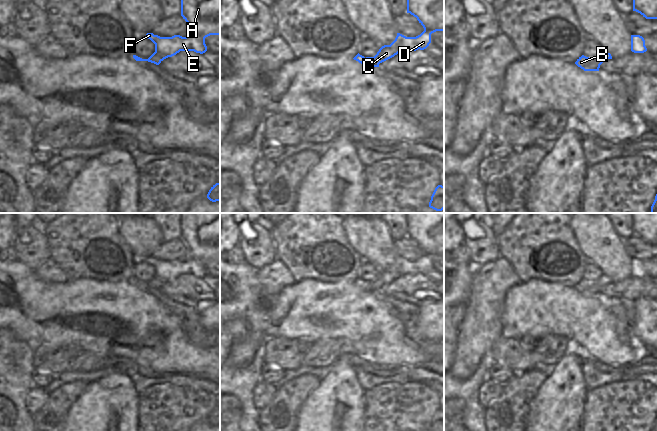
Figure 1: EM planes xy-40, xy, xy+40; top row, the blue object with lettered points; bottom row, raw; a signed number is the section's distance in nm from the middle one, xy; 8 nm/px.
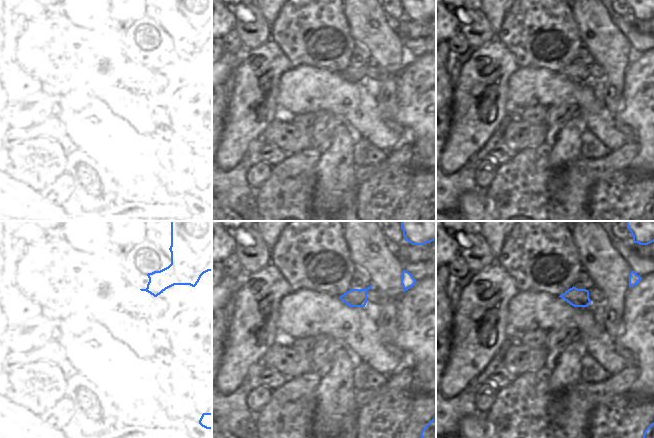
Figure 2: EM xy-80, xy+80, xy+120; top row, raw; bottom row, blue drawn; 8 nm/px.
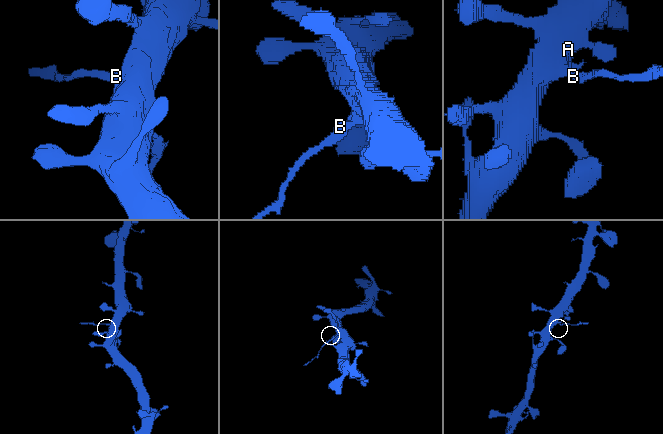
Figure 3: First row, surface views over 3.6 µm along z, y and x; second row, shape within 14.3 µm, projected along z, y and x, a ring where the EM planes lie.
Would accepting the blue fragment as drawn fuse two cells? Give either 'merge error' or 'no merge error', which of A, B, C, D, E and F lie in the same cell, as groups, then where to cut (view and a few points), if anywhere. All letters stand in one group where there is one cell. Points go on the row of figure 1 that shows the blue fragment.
merge error; groups A C D E F / B; cut xy (366, 57), (372, 58), (375, 66)

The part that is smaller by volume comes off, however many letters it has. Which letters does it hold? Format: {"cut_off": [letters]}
{"cut_off": ["B"]}

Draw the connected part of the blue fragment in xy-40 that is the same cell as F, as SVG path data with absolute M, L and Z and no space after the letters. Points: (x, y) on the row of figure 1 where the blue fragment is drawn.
M181 0L181 16L191 32L186 36L160 37L147 33L146 38L155 44L155 52L148 58L159 65L164 59L180 51L207 51L205 38L220 35L220 0Z

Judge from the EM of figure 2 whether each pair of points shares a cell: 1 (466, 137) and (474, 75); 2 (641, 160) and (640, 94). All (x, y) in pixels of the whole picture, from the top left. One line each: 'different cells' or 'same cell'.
1: same cell
2: same cell

